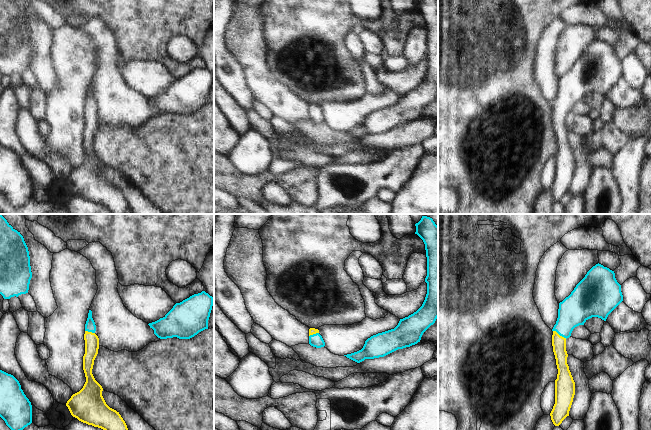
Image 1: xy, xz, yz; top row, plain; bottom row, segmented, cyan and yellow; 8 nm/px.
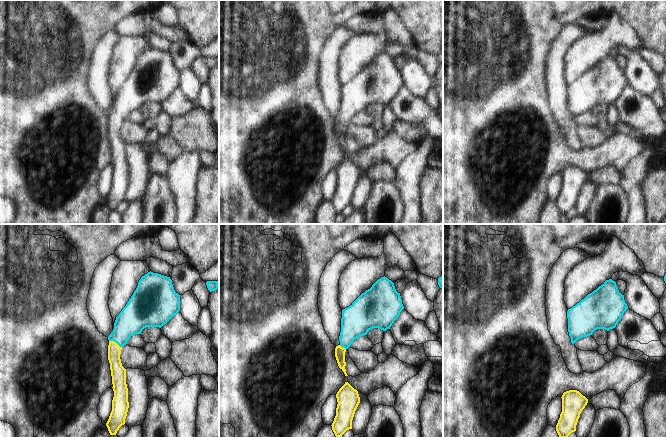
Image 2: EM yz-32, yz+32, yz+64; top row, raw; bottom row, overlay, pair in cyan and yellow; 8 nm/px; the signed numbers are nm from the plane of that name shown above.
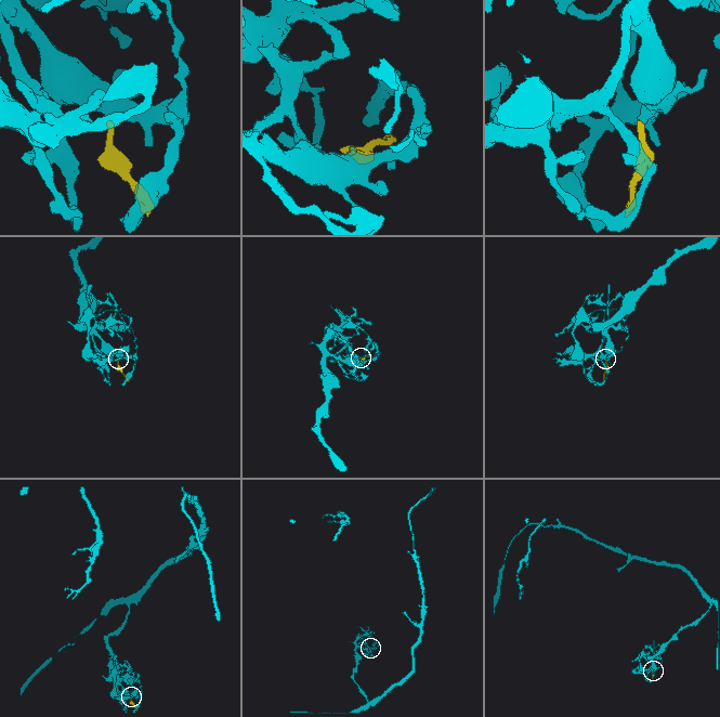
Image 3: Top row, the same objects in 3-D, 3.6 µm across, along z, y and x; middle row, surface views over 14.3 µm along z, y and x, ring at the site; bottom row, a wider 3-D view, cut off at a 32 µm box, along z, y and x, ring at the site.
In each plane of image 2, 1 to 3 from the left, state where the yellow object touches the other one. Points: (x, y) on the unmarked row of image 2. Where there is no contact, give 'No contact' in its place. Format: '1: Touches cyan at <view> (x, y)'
1: Touches cyan at yz-32 (115, 117)
2: Touches cyan at yz+32 (342, 122)
3: No contact

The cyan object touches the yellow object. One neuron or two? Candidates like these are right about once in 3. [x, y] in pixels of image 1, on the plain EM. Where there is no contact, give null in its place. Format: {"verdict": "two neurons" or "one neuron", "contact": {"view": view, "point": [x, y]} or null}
{"verdict": "one neuron", "contact": {"view": "yz", "point": [560, 111]}}

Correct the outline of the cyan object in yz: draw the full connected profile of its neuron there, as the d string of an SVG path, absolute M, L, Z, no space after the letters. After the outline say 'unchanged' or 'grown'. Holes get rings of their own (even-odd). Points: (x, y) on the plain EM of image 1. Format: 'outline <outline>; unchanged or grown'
outline M598 39L587 48L571 70L559 79L558 94L552 105L552 122L558 145L557 155L555 156L555 180L550 189L555 202L559 202L569 192L575 171L575 158L567 140L566 115L571 112L575 103L584 101L592 93L598 93L606 97L608 91L622 77L621 61L617 58L614 47Z; grown

